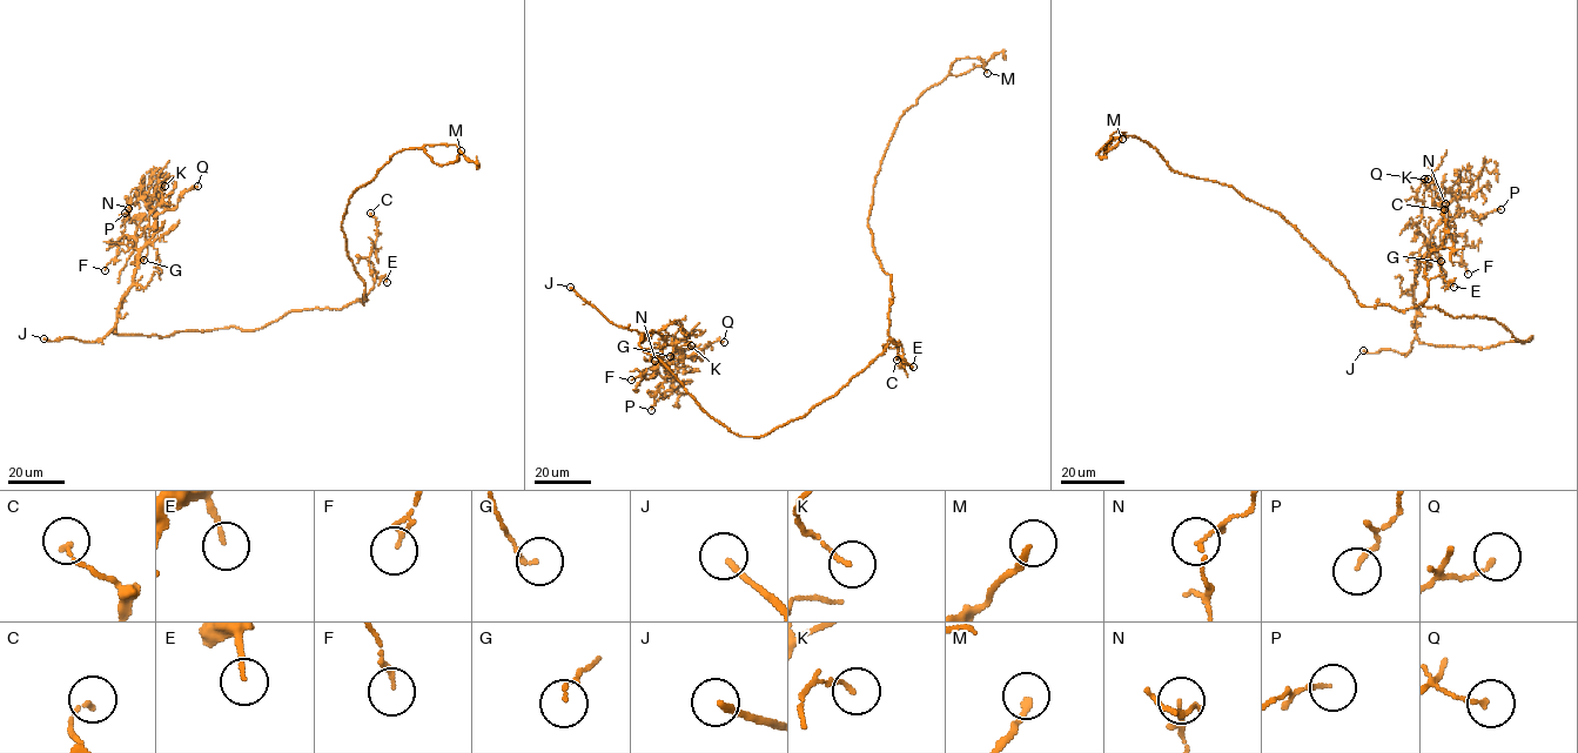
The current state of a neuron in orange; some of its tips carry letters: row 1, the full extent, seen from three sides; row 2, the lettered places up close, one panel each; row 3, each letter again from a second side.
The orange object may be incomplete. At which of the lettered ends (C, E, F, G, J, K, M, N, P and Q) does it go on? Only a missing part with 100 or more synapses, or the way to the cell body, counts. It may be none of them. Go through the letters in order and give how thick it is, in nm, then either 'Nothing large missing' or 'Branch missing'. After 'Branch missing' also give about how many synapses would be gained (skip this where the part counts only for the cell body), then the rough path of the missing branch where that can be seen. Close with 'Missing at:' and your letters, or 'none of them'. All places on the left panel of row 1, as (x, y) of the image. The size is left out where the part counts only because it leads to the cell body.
C: Thickness 140 nm. Nothing large missing
E: Thickness 150 nm. Nothing large missing
F: Thickness 130 nm. Nothing large missing
G: Thickness 110 nm. Nothing large missing
J: Thickness 190 nm. Branch missing
K: Thickness 110 nm. Nothing large missing
M: Thickness 190 nm. Nothing large missing
N: Thickness 80 nm. Nothing large missing
P: Thickness 120 nm. Nothing large missing
Q: Thickness 150 nm. Nothing large missing
Missing at: J

